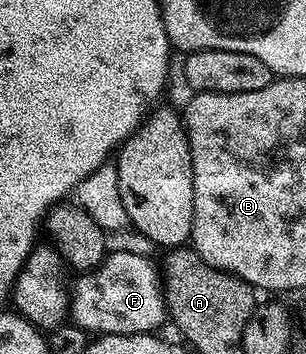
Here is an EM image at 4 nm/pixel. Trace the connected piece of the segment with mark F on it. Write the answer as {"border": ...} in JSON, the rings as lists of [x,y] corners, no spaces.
{"border":[[[115,251],[94,272],[85,272],[71,290],[71,318],[88,332],[151,334],[167,322],[167,305],[159,270],[143,255]]]}

